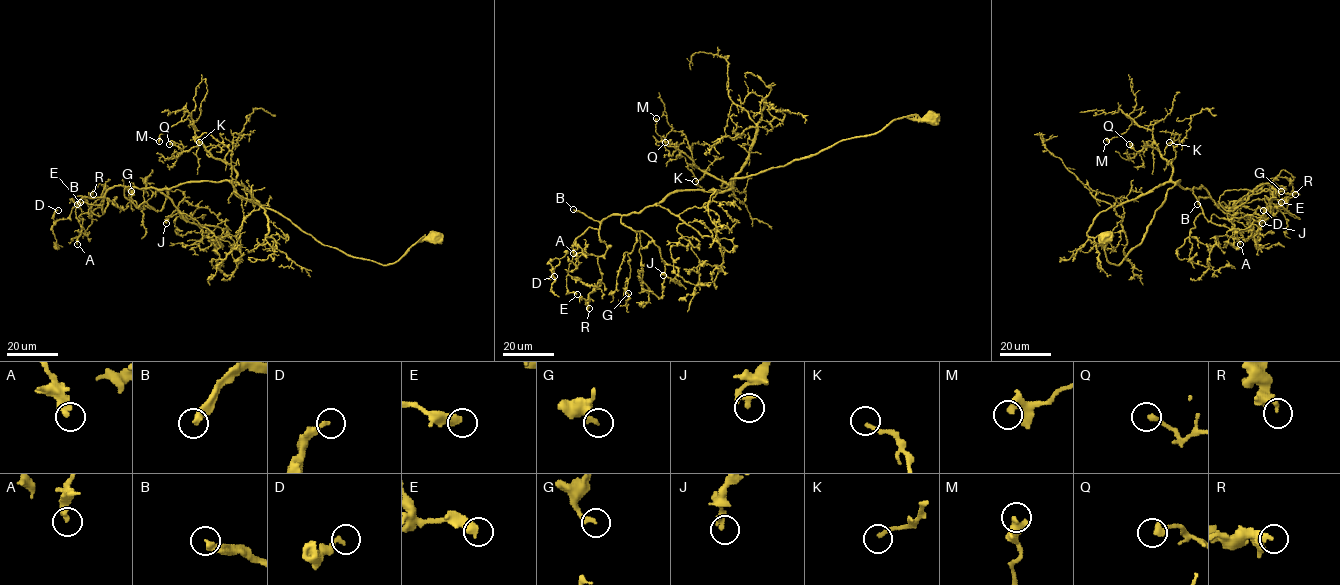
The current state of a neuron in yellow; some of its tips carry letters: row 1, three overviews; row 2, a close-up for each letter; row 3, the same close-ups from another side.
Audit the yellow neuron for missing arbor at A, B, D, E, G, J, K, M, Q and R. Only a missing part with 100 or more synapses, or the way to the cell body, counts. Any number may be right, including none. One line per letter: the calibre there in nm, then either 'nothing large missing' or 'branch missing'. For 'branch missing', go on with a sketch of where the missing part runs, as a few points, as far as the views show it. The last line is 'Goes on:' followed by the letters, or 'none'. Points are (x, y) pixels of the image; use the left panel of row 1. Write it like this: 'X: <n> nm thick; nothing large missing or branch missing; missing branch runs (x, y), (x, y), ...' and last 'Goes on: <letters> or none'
A: 380 nm thick; nothing large missing
B: 320 nm thick; branch missing; missing branch runs (77, 204), (58, 229), (31, 229), (32, 237), (37, 229), (30, 226), (16, 235), (14, 243)
D: 240 nm thick; nothing large missing
E: 480 nm thick; nothing large missing
G: 280 nm thick; nothing large missing
J: 360 nm thick; nothing large missing
K: 190 nm thick; nothing large missing
M: 340 nm thick; nothing large missing
Q: 300 nm thick; nothing large missing
R: 240 nm thick; nothing large missing
Goes on: B

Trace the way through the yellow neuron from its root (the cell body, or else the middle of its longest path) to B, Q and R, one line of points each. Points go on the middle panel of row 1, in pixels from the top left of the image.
B: (930, 119), (898, 118), (873, 134), (735, 177), (723, 191), (676, 190), (639, 212), (600, 222), (573, 209)
Q: (930, 119), (898, 118), (873, 134), (735, 177), (732, 187), (665, 142)
R: (930, 119), (898, 118), (735, 177), (727, 190), (676, 190), (608, 216), (589, 308)

